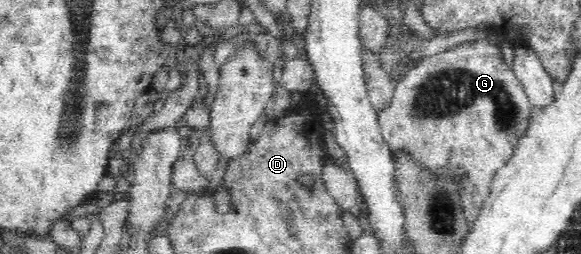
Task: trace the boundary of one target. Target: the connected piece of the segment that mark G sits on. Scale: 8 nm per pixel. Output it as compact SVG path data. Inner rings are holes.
M486 38L461 42L436 55L425 56L417 67L405 65L403 72L404 77L394 86L390 101L377 111L381 136L392 155L406 148L425 169L433 173L444 173L449 169L462 185L464 215L467 221L474 221L482 201L490 193L492 177L510 161L519 137L526 133L532 117L527 93L510 65L504 61L500 47Z

